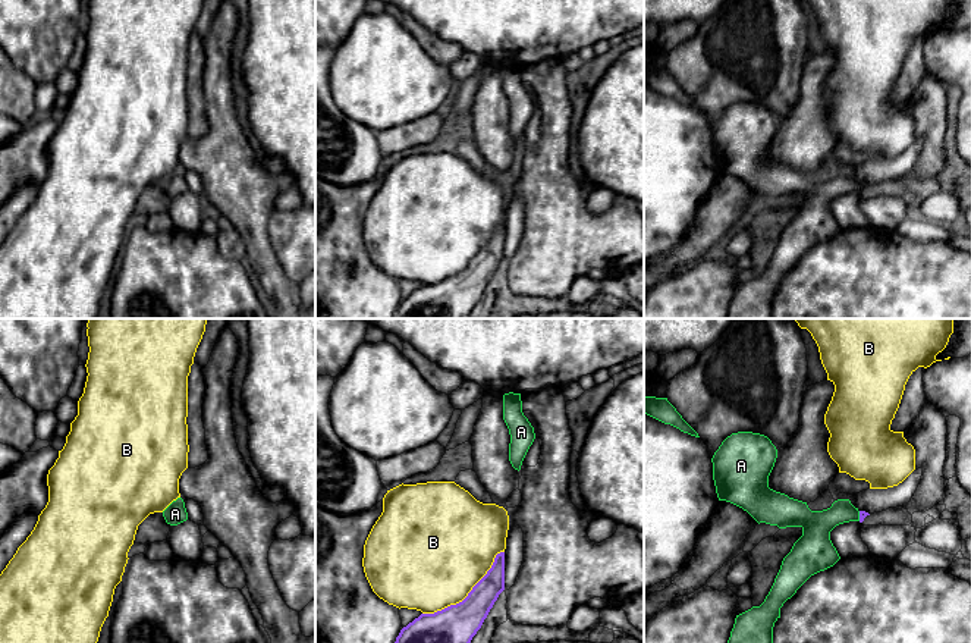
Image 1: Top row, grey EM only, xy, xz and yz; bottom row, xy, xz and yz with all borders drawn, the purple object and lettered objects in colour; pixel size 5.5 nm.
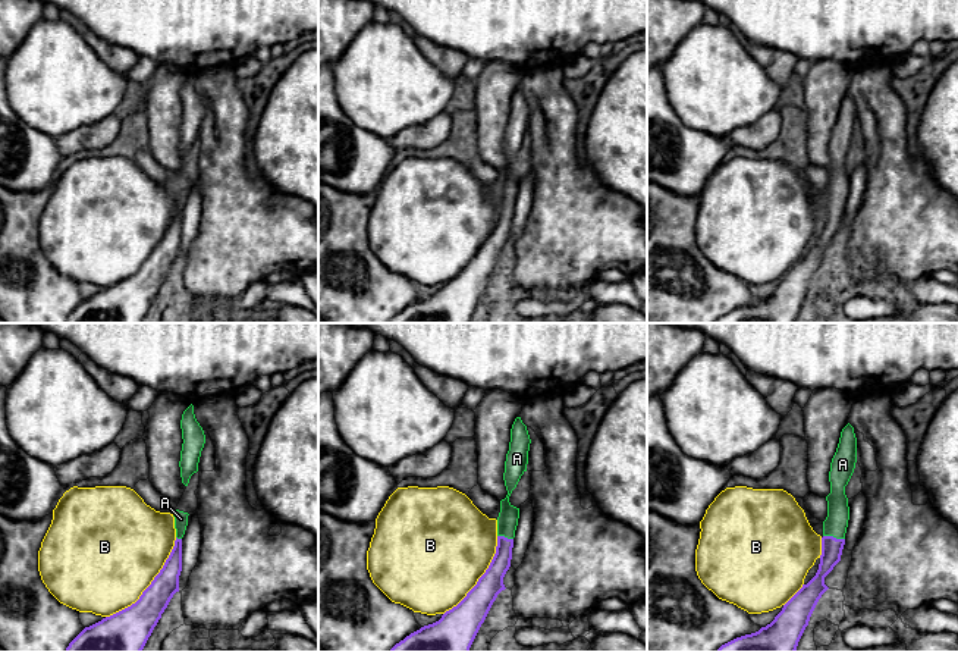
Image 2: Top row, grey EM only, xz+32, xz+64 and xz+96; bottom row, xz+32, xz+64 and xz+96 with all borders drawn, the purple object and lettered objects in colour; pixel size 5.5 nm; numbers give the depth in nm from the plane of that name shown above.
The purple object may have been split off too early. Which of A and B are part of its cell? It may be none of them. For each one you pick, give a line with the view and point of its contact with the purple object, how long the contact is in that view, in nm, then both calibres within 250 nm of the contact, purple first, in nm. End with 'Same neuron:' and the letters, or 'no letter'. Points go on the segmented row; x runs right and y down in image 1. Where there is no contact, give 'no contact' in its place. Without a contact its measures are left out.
A: yz (860, 516) | 60 nm | 50/160 nm
Same neuron: A

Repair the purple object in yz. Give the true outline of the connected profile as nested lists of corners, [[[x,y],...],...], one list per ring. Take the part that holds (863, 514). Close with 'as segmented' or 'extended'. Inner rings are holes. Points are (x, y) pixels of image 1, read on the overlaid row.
[[[752,432],[732,433],[711,458],[719,501],[742,508],[758,524],[802,528],[802,536],[783,558],[764,602],[736,615],[728,643],[773,643],[773,627],[783,603],[811,575],[840,559],[830,531],[843,523],[862,523],[870,515],[849,499],[838,499],[827,509],[811,511],[807,502],[770,489],[769,476],[776,458],[777,449],[772,440]]] | extended

